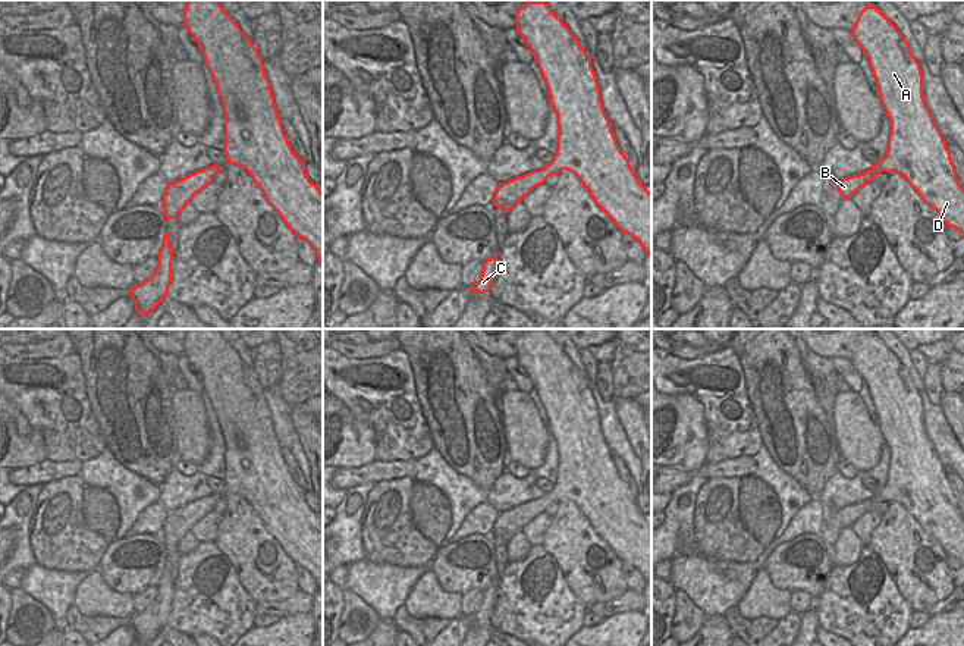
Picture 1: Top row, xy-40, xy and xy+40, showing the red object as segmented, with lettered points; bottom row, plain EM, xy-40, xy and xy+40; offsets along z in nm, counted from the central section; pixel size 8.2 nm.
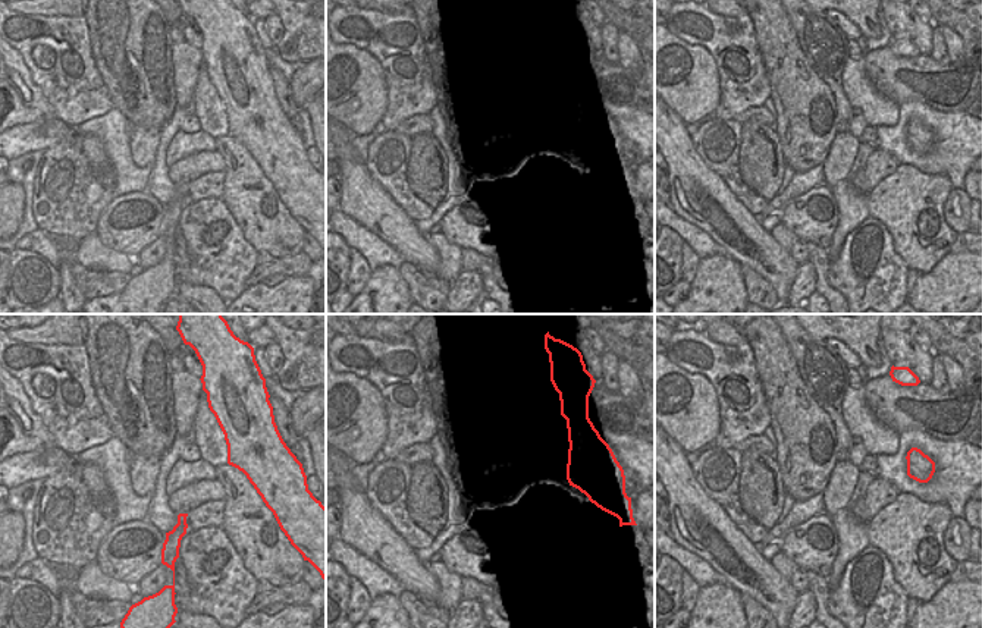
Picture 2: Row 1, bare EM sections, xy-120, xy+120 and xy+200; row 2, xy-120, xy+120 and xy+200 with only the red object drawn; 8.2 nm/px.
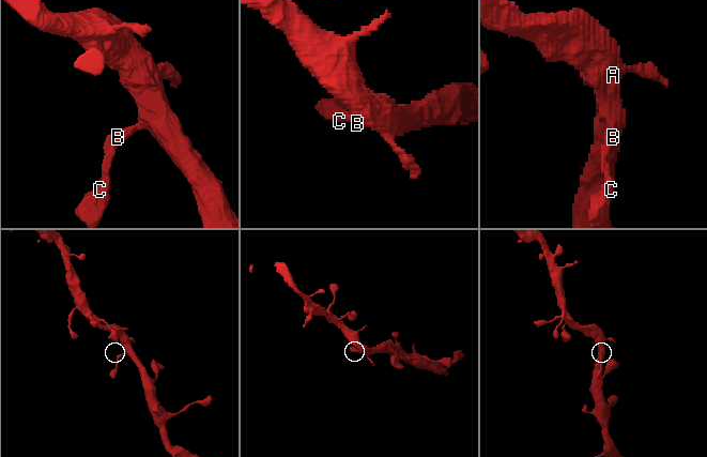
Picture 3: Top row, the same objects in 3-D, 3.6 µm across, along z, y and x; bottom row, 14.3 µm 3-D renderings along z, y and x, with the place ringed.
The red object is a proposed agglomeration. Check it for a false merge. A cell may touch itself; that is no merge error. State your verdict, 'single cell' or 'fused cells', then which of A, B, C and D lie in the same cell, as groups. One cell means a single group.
single cell; A B C D

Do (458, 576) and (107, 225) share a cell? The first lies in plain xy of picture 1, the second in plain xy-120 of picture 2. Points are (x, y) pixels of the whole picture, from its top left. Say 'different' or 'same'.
same

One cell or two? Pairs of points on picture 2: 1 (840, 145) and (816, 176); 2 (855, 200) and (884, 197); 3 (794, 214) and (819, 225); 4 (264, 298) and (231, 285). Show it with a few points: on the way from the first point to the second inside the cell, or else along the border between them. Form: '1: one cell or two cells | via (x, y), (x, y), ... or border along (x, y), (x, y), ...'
1: two cells | border along (821, 166), (824, 182)
2: two cells | border along (865, 195), (869, 214)
3: one cell | via (800, 216), (809, 216), (813, 220)
4: two cells | border along (247, 288), (235, 298)

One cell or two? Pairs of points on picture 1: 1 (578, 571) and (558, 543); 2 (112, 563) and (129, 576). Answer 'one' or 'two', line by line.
1: one
2: one

